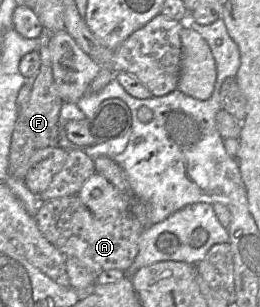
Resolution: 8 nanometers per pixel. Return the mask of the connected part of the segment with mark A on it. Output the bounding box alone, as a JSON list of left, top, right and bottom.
[35,195,143,275]

